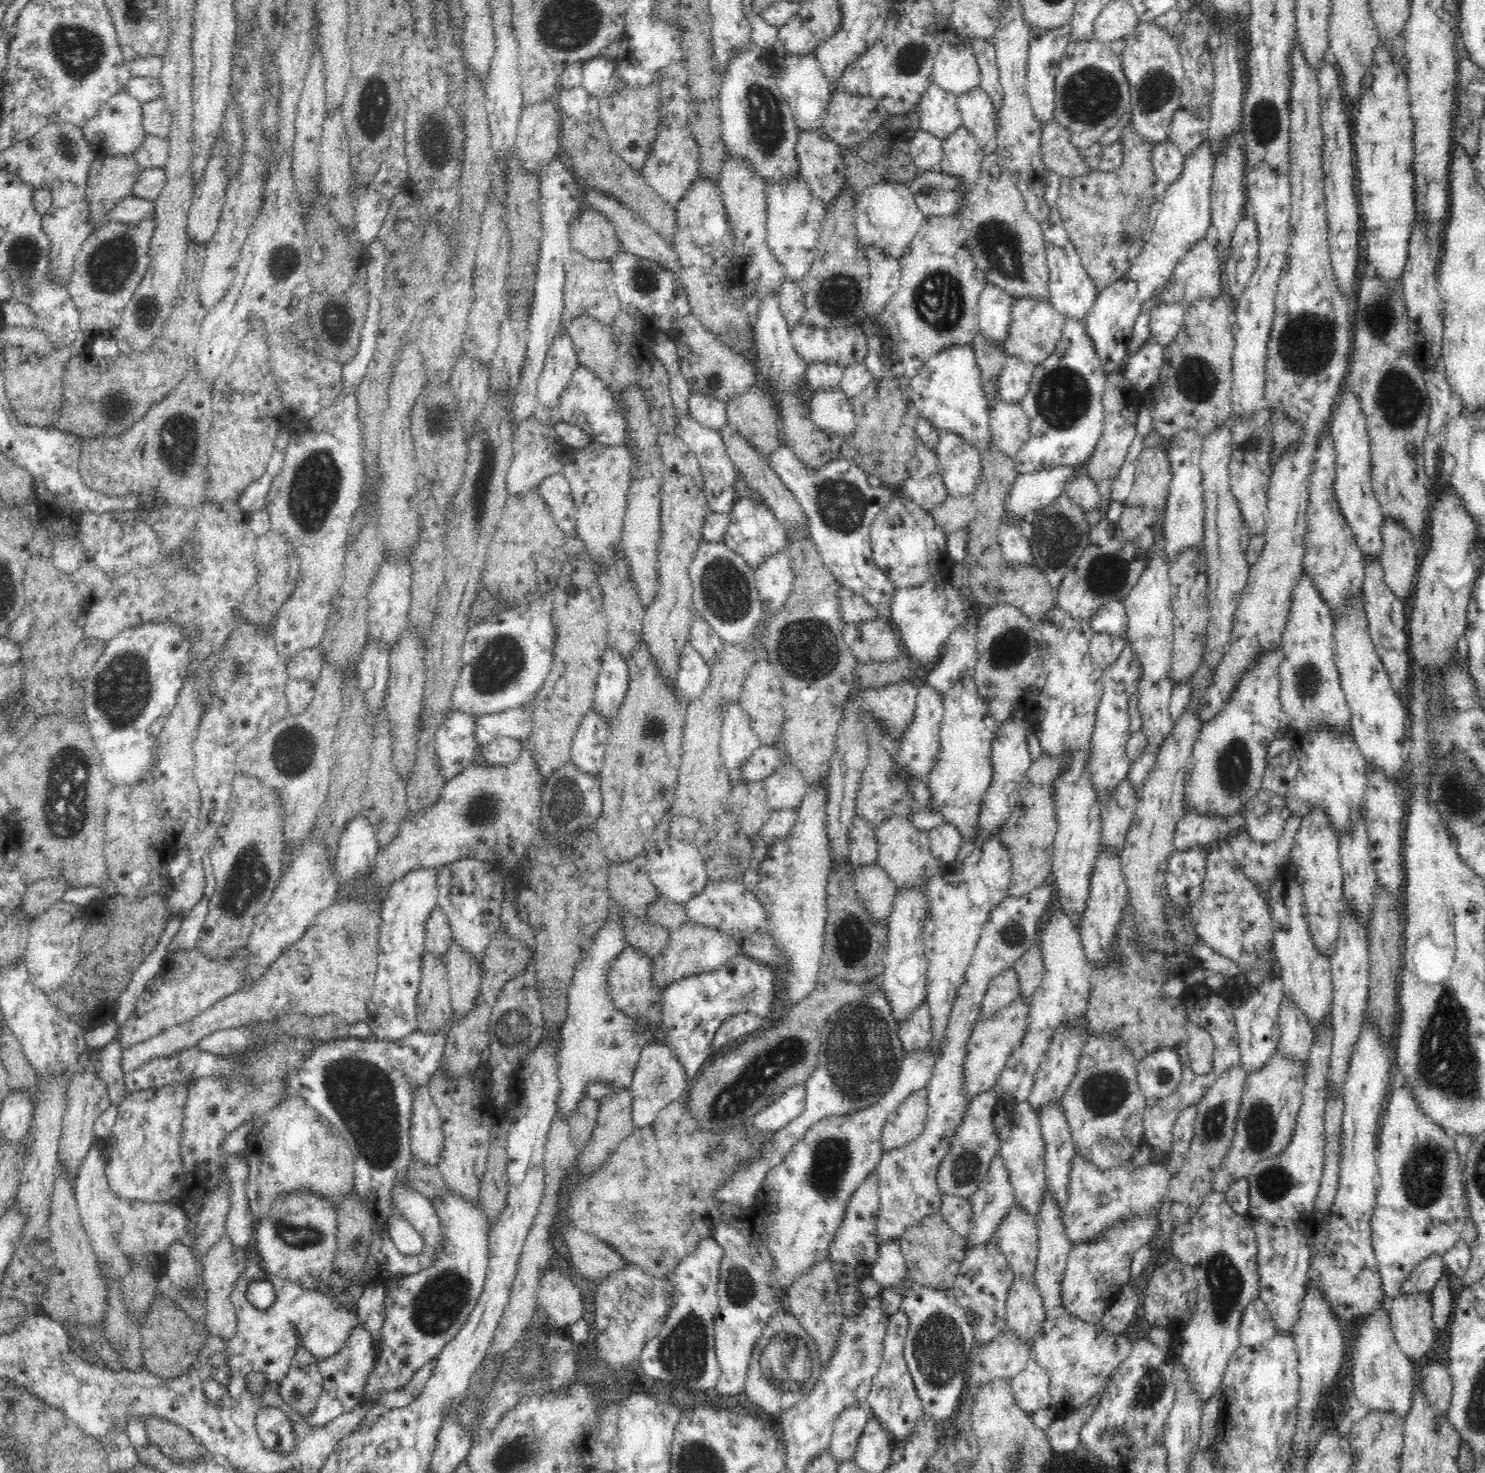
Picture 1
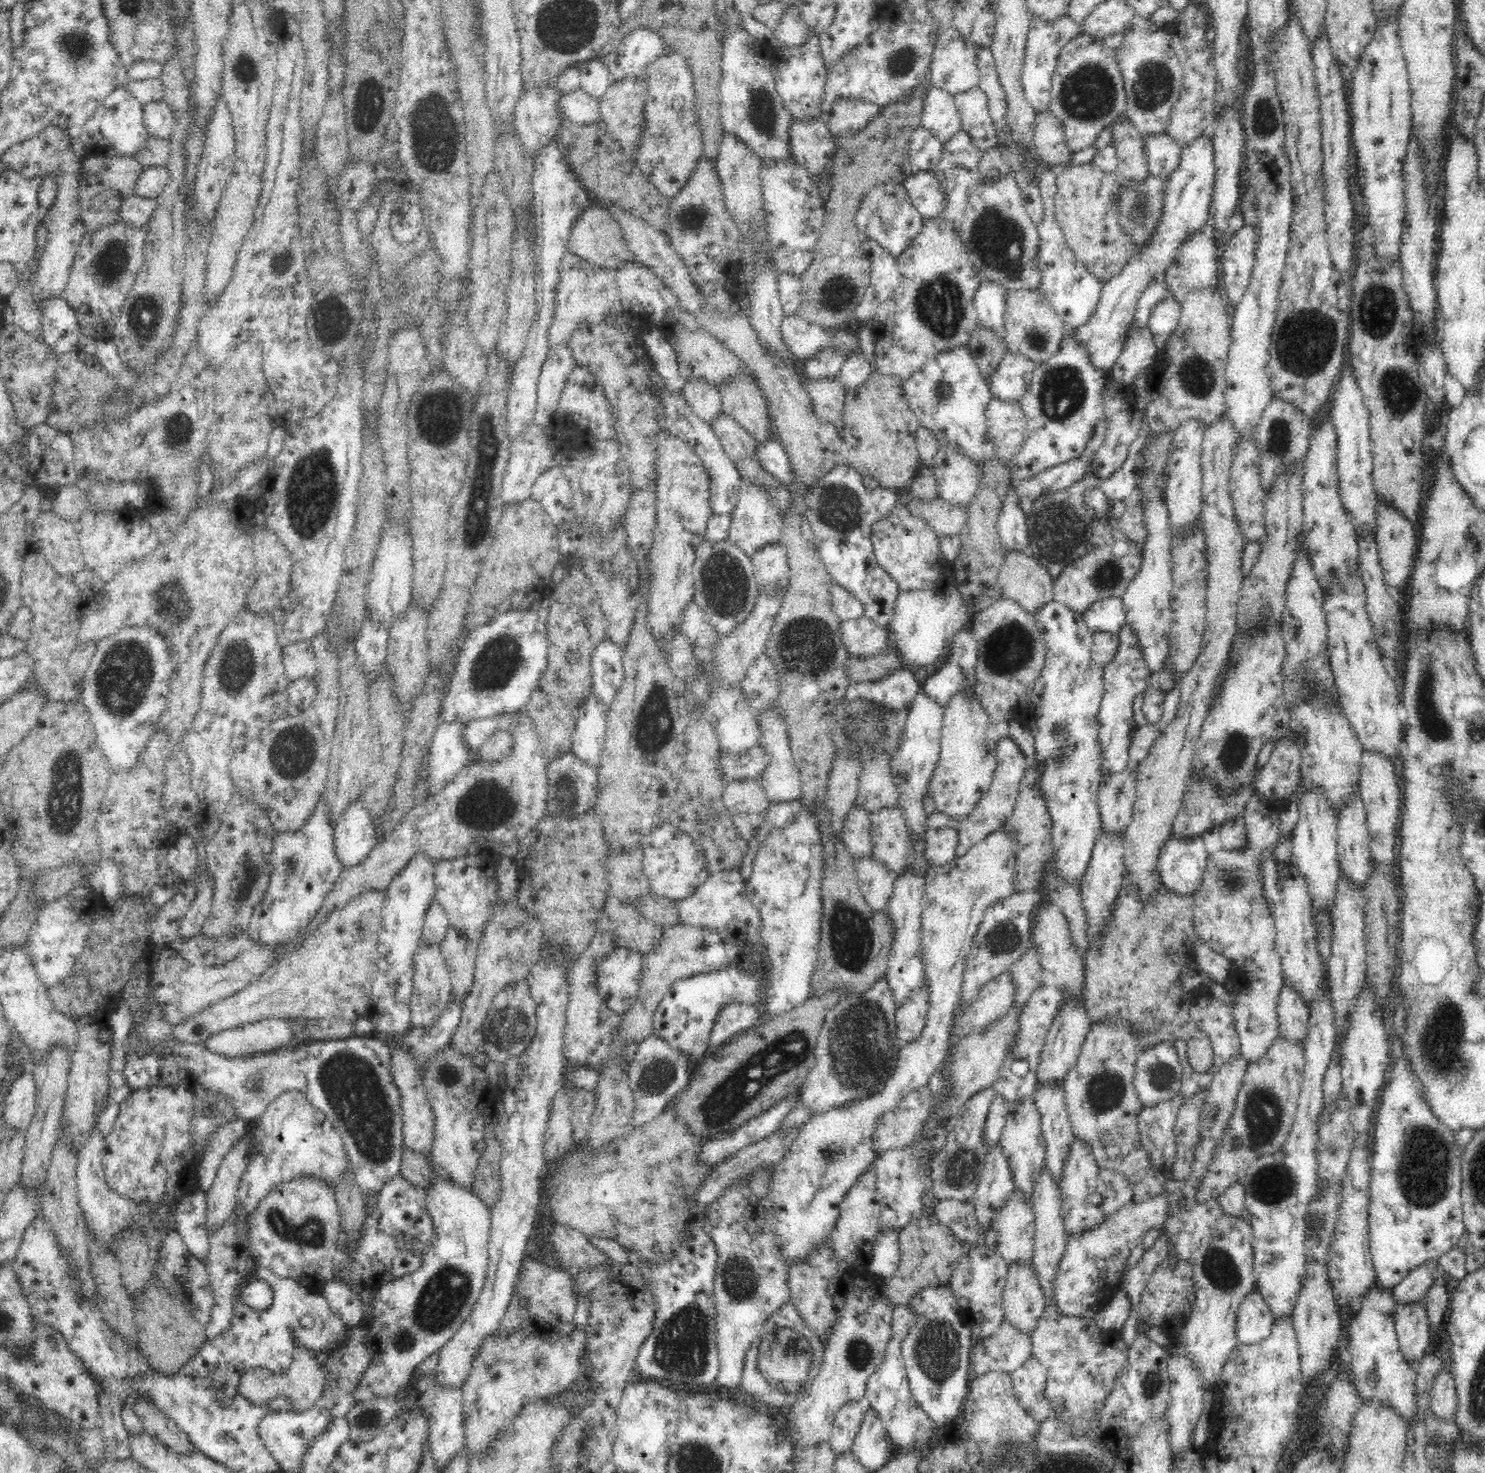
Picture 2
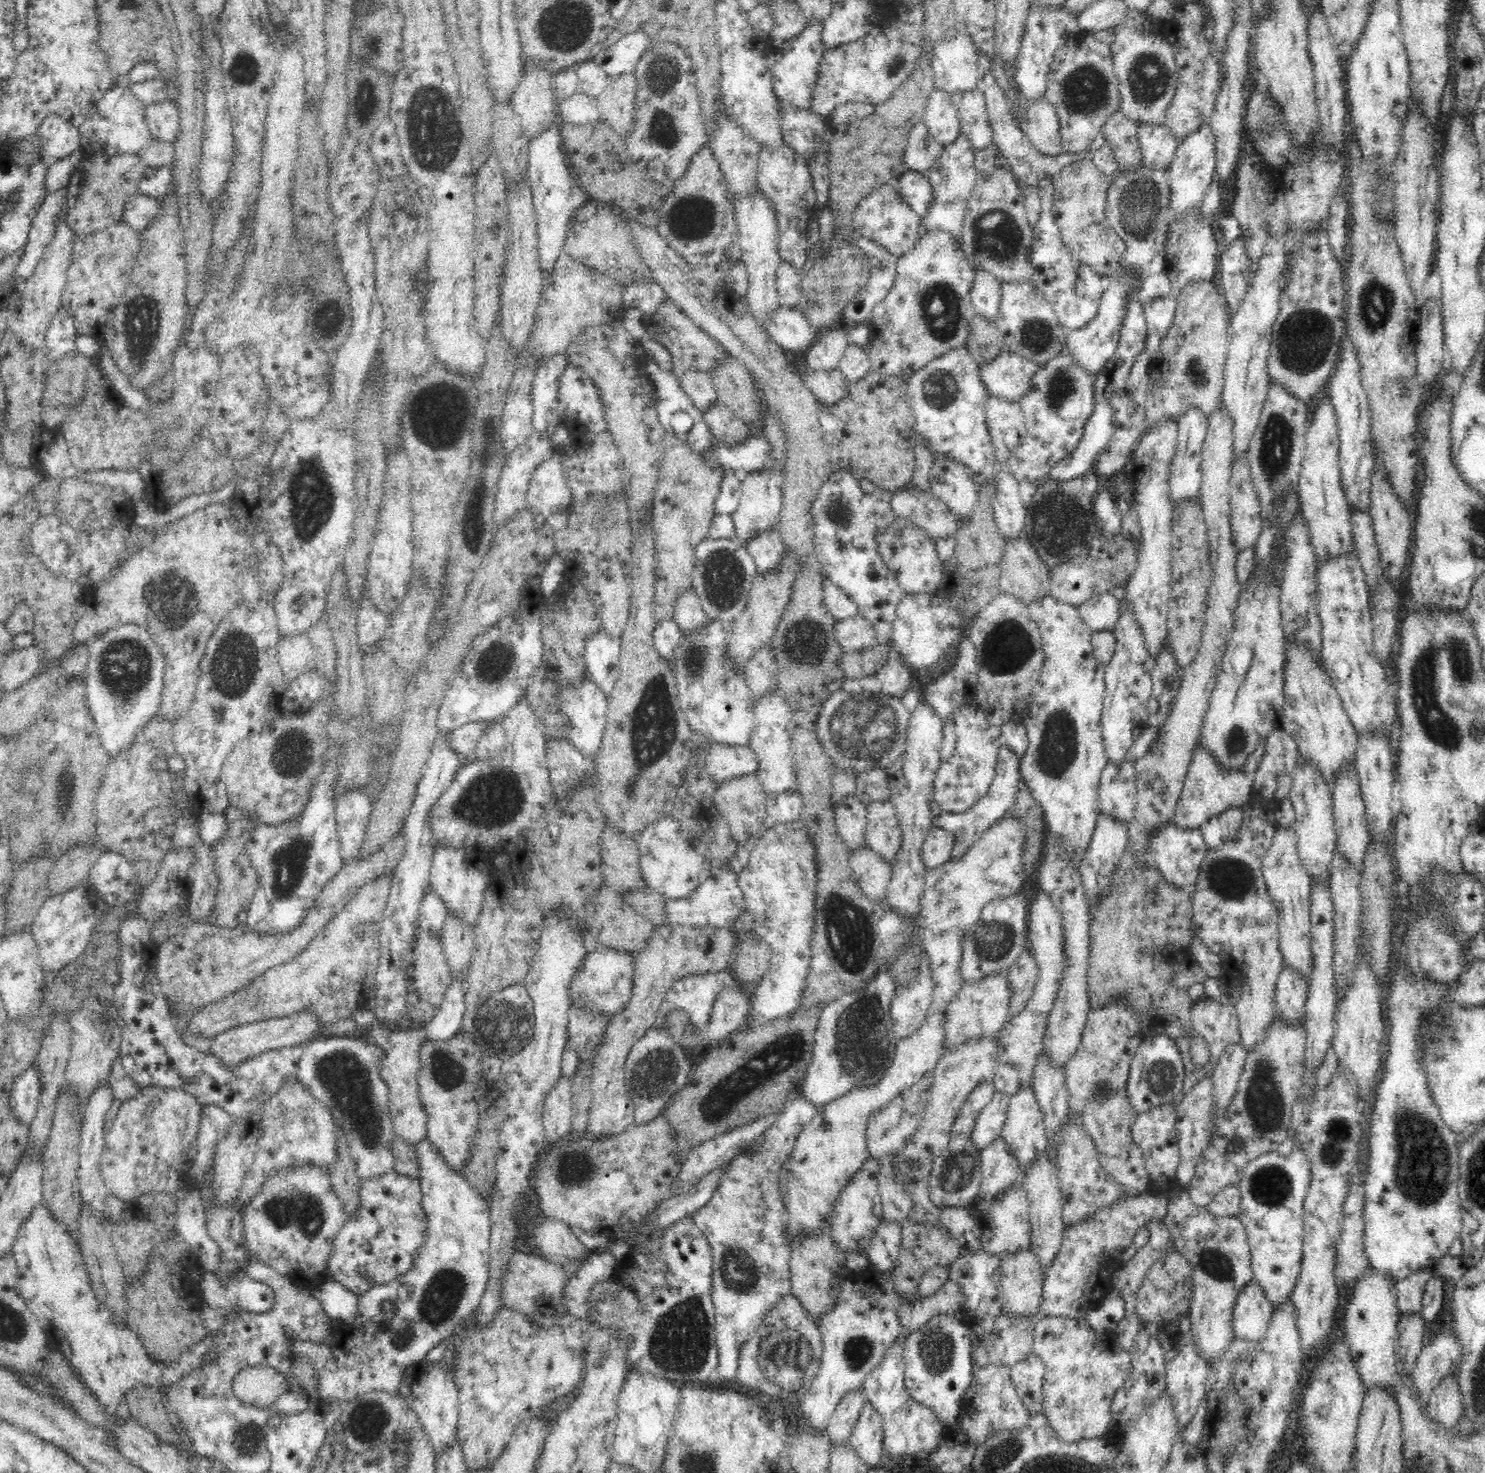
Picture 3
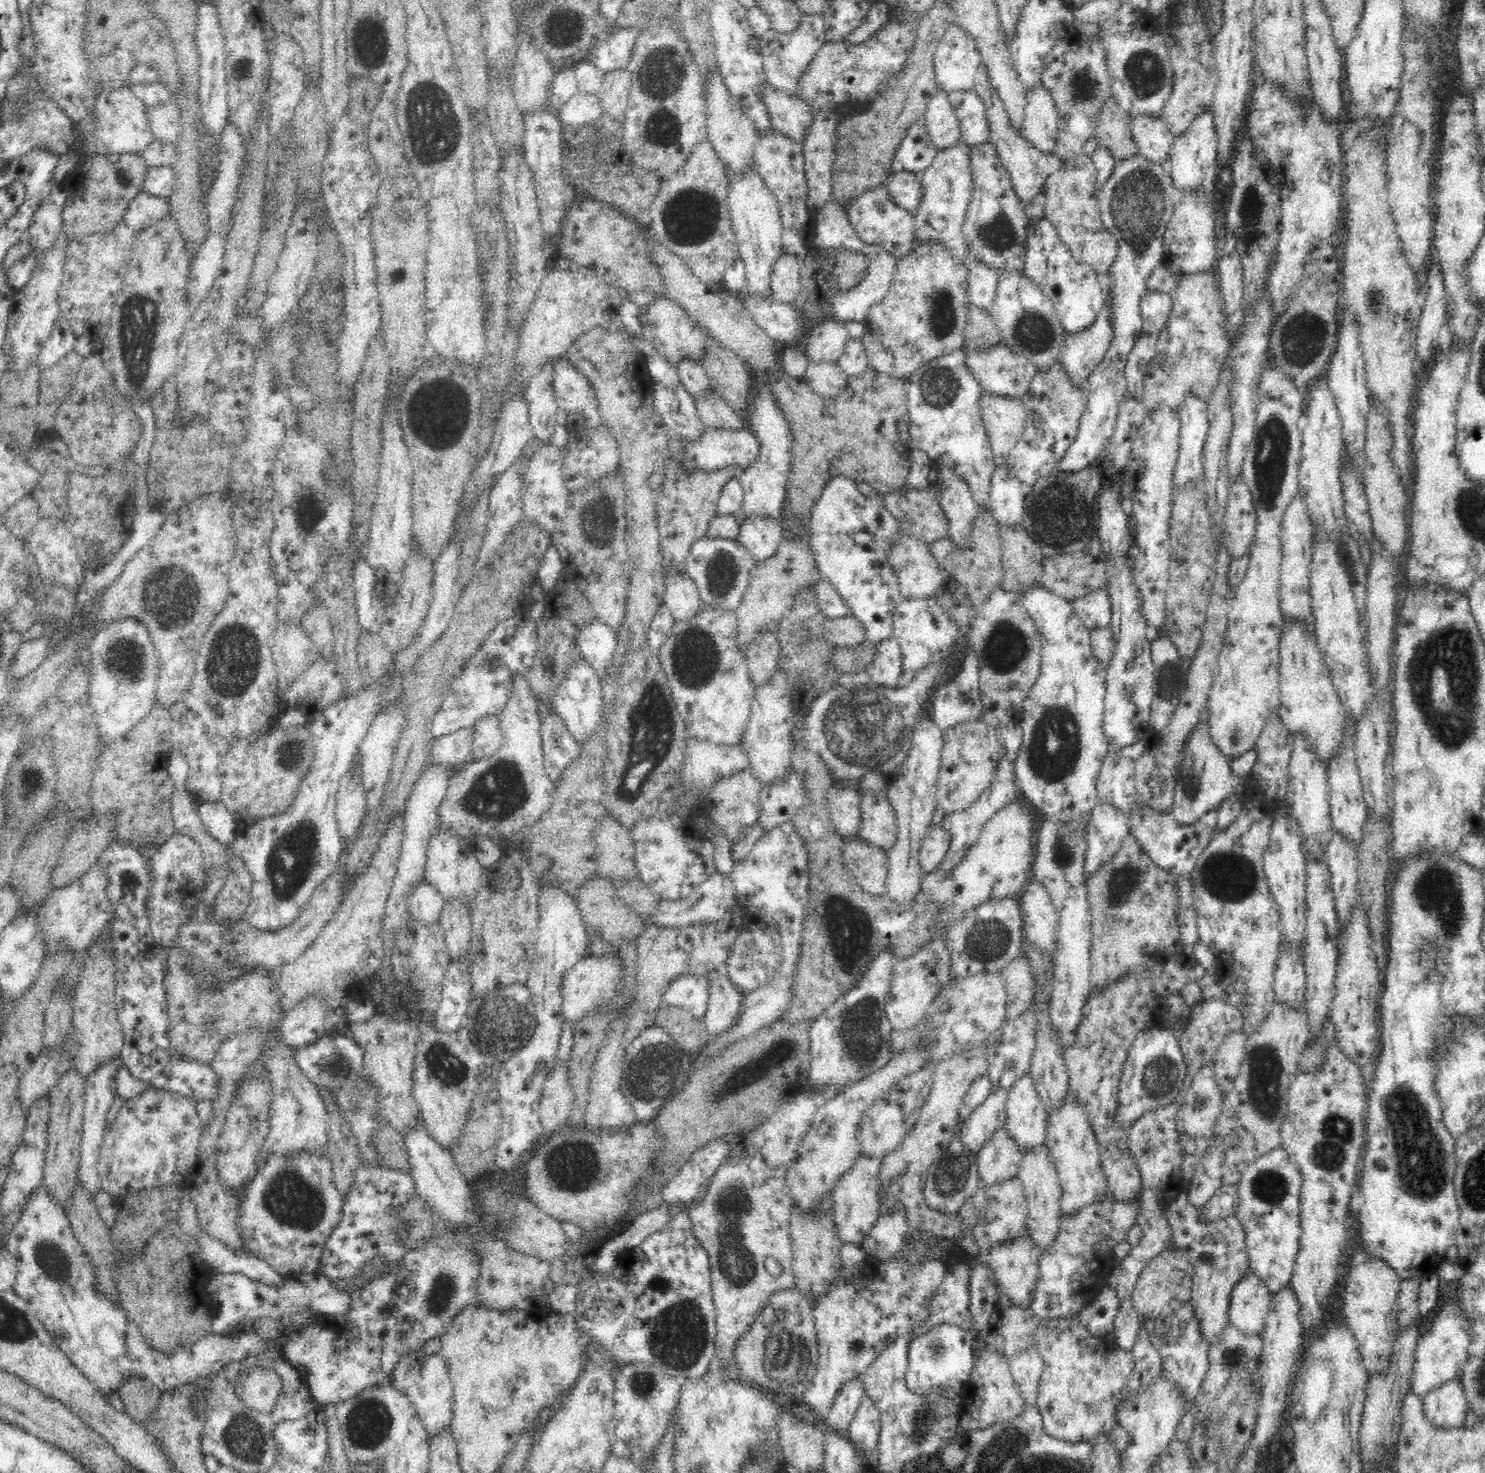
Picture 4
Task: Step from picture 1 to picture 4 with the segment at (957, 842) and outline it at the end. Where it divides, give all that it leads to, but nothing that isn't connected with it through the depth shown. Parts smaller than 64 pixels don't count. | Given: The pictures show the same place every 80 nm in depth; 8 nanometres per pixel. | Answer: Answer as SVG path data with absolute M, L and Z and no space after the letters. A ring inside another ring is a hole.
M933 824L929 833L922 839L919 850L921 866L921 878L934 871L942 862L948 852L951 843L951 834L945 831L941 825Z

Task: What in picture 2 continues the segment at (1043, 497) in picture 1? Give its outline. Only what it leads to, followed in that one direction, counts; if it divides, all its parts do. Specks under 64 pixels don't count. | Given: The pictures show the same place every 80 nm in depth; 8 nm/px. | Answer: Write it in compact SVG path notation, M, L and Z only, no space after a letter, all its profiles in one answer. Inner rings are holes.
M1104 416L1095 424L1093 435L1080 456L1046 469L1044 472L1032 476L1032 478L1017 482L1019 504L1026 497L1030 501L1036 502L1040 496L1064 492L1074 486L1081 478L1084 478L1086 473L1091 470L1091 460L1096 450L1102 446L1106 432L1108 432L1108 427L1106 427L1106 417Z

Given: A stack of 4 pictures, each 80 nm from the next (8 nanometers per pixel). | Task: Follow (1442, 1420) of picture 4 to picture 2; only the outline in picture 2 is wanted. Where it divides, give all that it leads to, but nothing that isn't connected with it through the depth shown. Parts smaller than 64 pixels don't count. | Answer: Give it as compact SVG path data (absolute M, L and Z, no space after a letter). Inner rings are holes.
M1438 1372L1432 1384L1430 1396L1431 1411L1440 1420L1454 1421L1456 1408L1458 1408L1458 1397L1456 1397L1456 1383L1451 1372Z

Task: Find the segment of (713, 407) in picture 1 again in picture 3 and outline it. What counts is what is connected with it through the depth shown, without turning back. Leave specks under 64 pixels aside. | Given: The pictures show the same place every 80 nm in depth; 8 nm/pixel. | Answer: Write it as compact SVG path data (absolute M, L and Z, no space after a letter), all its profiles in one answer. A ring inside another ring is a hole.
M696 369L685 370L683 376L679 379L686 395L692 399L702 414L707 412L707 408L713 406L718 401L716 389L710 373Z

